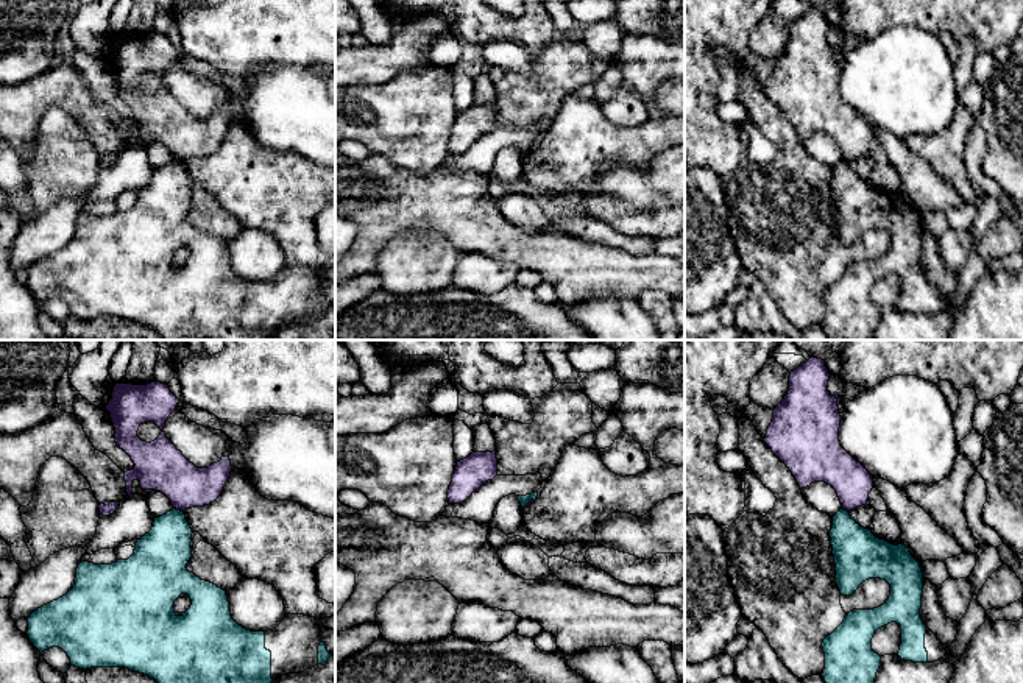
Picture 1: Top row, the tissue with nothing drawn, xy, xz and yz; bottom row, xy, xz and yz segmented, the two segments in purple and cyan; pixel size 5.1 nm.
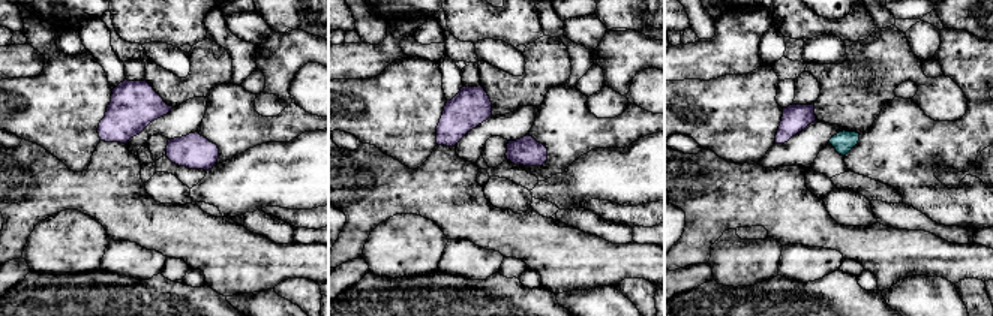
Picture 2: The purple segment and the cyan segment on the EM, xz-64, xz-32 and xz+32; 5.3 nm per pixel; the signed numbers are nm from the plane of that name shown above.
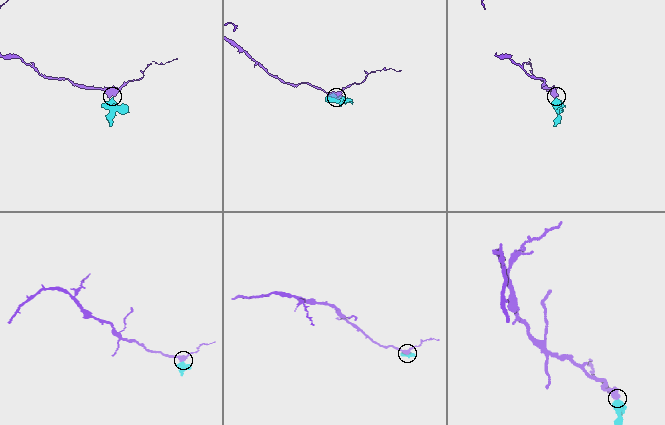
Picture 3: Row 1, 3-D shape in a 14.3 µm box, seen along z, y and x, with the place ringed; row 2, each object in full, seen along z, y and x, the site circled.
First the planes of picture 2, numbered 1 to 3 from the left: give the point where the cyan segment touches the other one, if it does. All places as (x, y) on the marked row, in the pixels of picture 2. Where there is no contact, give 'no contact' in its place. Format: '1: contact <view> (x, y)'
1: no contact
2: no contact
3: no contact

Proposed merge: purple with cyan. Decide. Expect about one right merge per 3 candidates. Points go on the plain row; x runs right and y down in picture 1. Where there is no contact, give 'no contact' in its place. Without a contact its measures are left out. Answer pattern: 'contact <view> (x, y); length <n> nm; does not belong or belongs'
contact xy (178, 159); length 60 nm; does not belong

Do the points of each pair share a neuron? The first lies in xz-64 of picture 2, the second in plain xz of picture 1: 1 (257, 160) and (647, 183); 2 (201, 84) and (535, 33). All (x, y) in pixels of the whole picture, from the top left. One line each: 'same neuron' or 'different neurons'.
1: same neuron
2: different neurons

